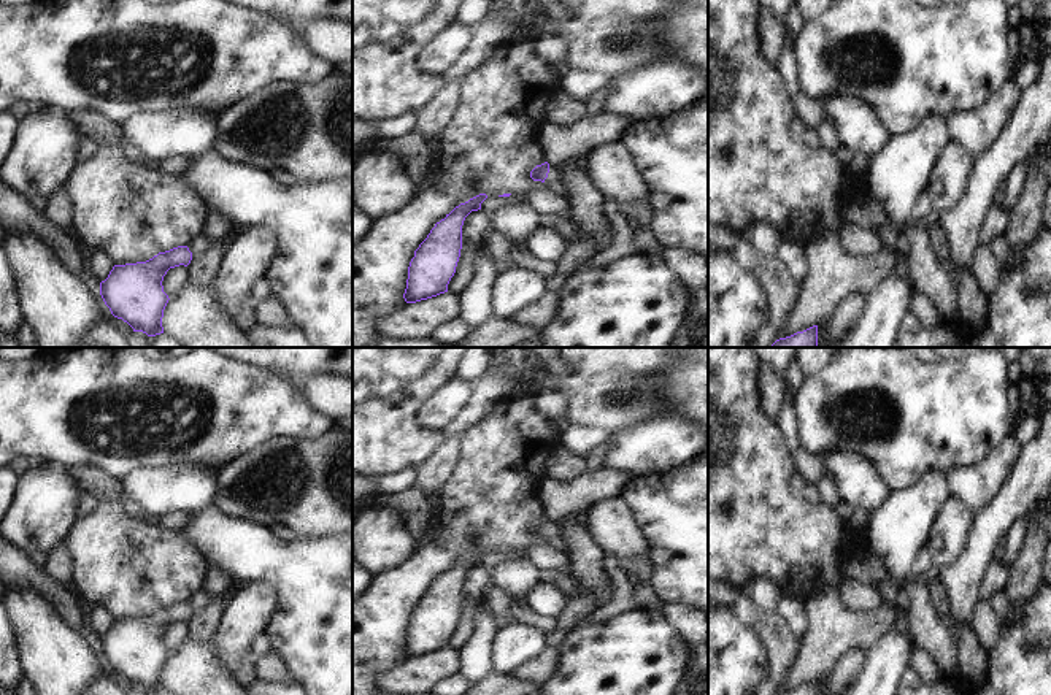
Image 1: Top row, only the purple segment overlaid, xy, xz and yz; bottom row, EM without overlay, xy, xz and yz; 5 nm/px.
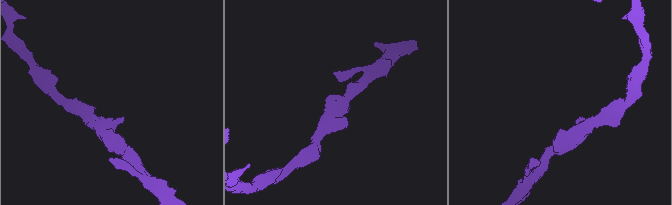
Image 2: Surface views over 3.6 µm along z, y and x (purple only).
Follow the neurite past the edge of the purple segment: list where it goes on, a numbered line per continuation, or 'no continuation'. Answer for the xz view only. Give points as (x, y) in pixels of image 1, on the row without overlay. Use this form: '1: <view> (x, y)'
1: xz (551, 537)

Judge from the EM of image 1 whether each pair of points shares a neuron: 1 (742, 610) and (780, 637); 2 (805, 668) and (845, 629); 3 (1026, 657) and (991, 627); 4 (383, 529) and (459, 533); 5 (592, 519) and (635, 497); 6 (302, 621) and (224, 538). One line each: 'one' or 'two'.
1: one
2: one
3: two
4: two
5: two
6: one

